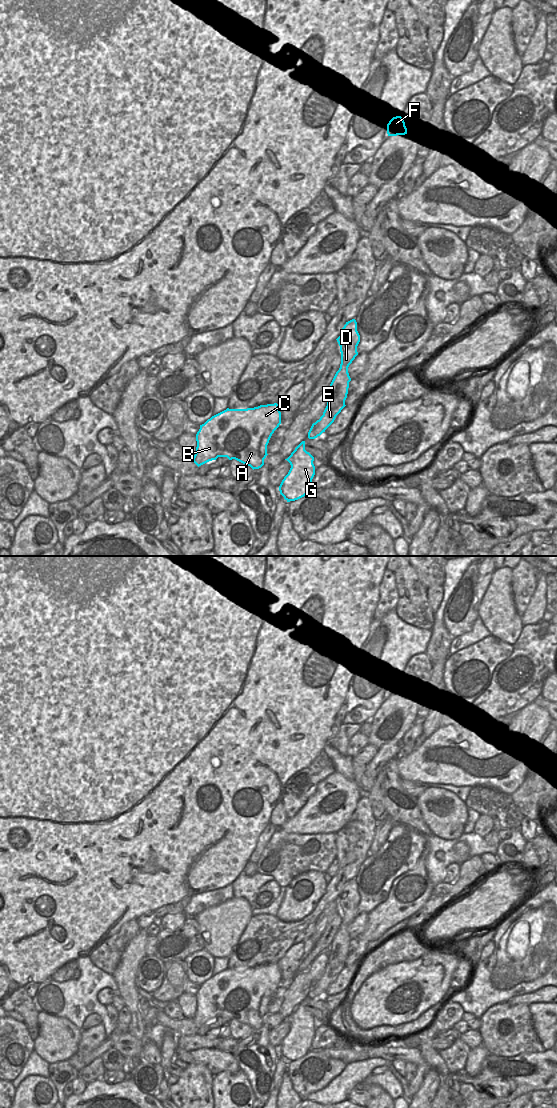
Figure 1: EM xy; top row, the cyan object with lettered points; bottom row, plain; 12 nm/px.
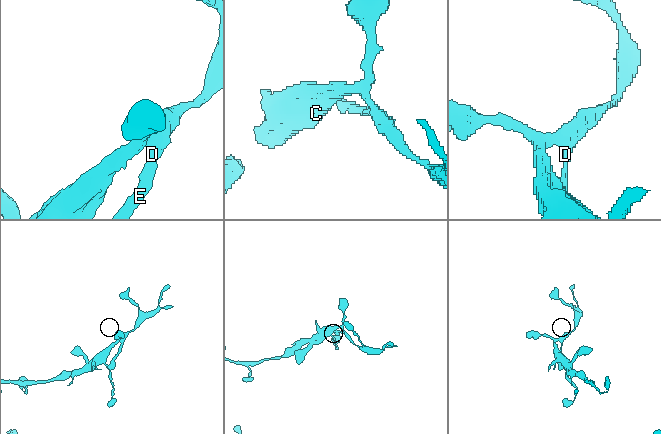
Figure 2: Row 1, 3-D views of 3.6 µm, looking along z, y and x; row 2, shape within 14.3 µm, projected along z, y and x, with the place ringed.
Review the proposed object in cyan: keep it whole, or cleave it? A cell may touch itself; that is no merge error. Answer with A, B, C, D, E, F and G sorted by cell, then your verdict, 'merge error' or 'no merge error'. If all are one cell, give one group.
A B C D E F G | no merge error

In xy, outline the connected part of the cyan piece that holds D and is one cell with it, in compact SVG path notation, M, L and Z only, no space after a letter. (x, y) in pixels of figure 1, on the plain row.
M352 879L344 885L340 896L336 899L341 912L341 924L336 932L329 948L327 966L323 975L312 984L308 998L315 999L320 996L334 982L336 976L346 966L345 960L348 954L349 942L351 938L348 927L358 915L357 906L360 902L360 895L357 891L357 882Z

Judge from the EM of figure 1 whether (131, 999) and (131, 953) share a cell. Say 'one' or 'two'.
one

